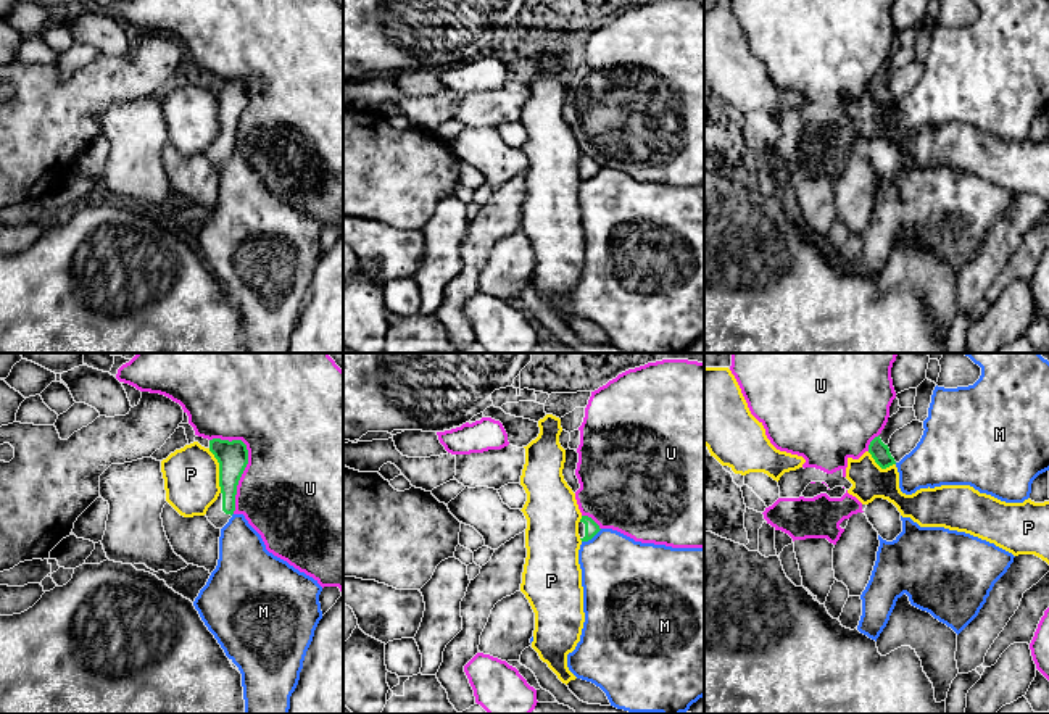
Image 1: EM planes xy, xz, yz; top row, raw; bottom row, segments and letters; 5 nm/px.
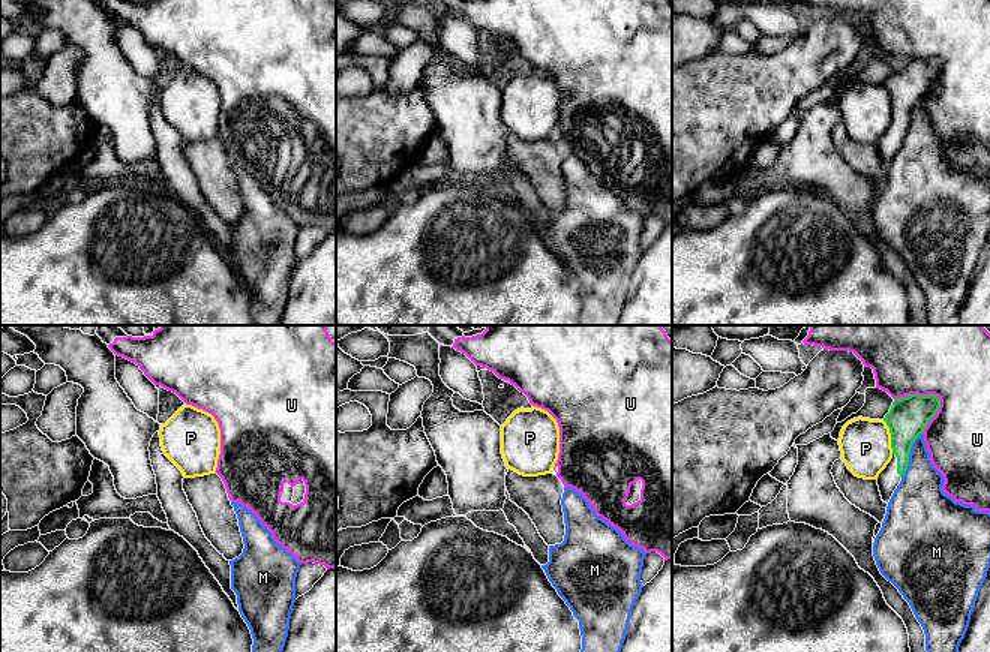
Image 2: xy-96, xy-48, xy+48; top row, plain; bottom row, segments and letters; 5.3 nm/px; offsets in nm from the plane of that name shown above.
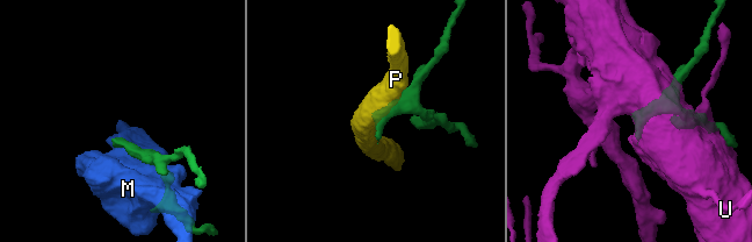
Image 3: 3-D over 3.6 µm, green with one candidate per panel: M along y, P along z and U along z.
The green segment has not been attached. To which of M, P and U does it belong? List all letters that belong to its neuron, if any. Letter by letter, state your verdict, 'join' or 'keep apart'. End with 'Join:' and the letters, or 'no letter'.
M: keep apart
P: keep apart
U: keep apart
Join: no letter

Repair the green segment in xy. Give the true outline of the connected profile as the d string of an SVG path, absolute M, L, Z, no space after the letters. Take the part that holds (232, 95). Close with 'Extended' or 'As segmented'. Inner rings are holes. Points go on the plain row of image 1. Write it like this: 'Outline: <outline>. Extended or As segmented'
Outline: M213 77L209 90L219 102L221 132L205 155L216 168L222 168L235 150L237 124L248 103L248 89L242 79Z. Extended

